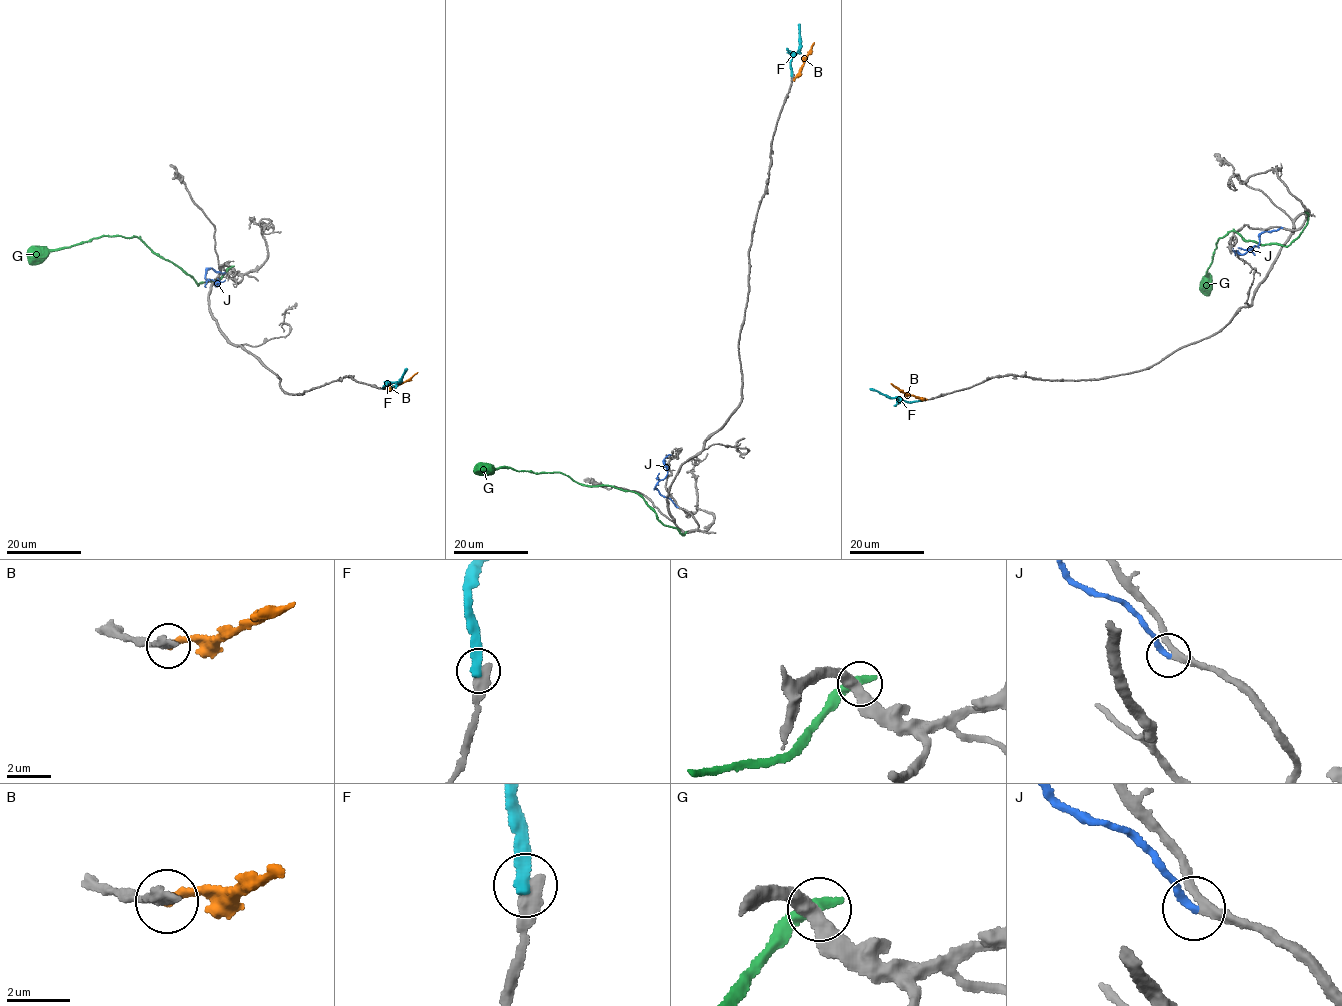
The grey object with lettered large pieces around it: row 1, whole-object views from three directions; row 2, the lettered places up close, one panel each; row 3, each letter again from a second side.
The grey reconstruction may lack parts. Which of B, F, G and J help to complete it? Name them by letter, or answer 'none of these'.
J

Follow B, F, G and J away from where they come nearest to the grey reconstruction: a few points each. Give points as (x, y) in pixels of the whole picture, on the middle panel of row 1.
B: (794, 79), (814, 42)
F: (792, 75), (790, 57), (799, 48), (798, 24)
G: (685, 532), (661, 523), (654, 508), (633, 492), (605, 485), (588, 486), (560, 472), (504, 467), (478, 469)
J: (677, 507), (655, 488), (667, 474), (664, 460), (670, 456)

